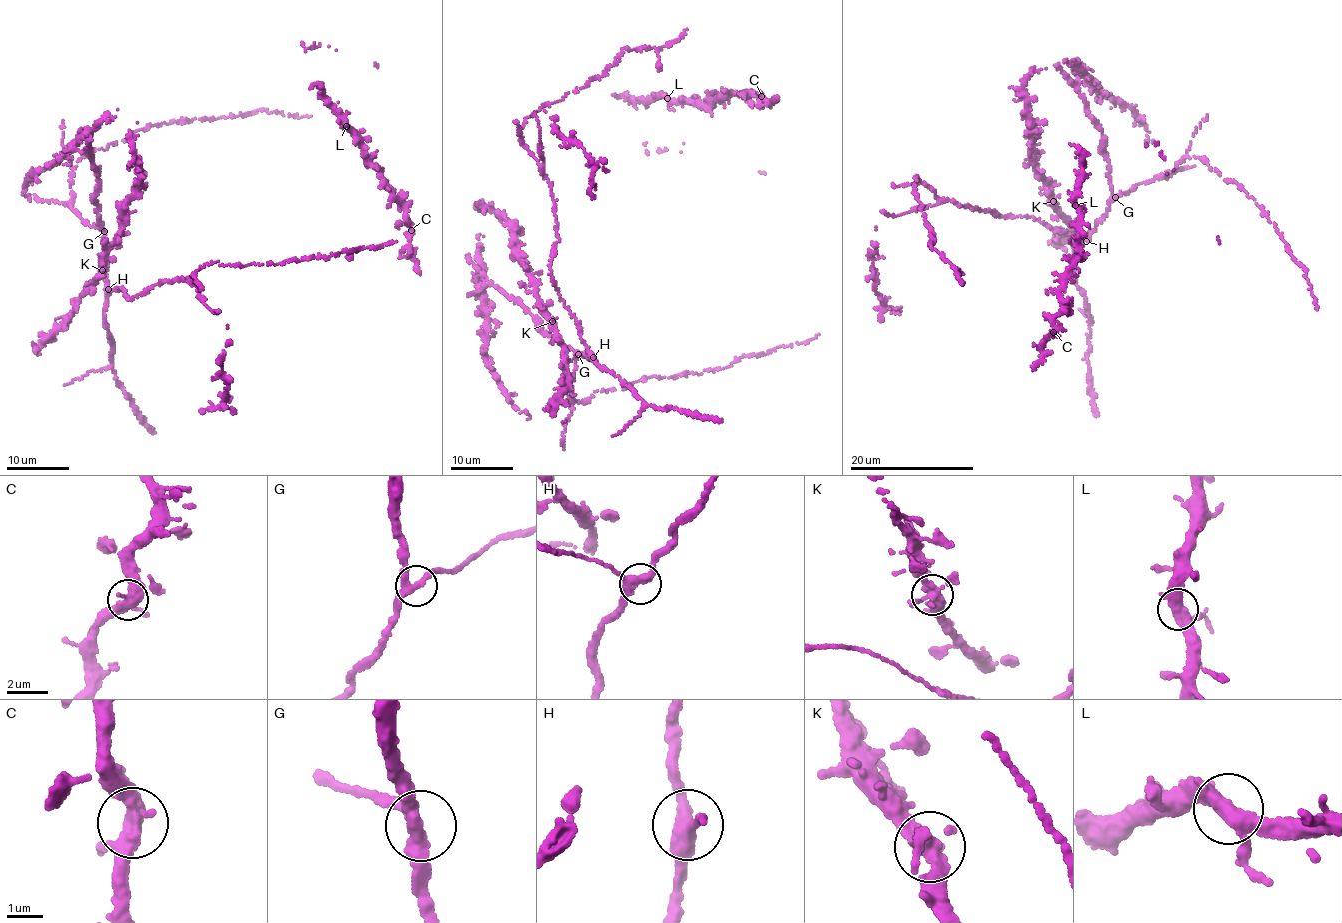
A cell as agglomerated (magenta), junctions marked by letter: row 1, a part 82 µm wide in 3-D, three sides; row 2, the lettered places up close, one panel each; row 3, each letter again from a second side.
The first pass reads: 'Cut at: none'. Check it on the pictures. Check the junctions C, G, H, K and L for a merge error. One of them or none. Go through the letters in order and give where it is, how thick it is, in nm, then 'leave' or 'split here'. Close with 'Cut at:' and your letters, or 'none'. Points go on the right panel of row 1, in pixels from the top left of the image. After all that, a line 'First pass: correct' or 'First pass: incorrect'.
C: (1053, 332) | 400 nm | leave
G: (1115, 197) | 320 nm | leave
H: (1086, 241) | 360 nm | leave
K: (1053, 201) | 400 nm | leave
L: (1075, 205) | 400 nm | leave
Cut at: none
First pass: correct

